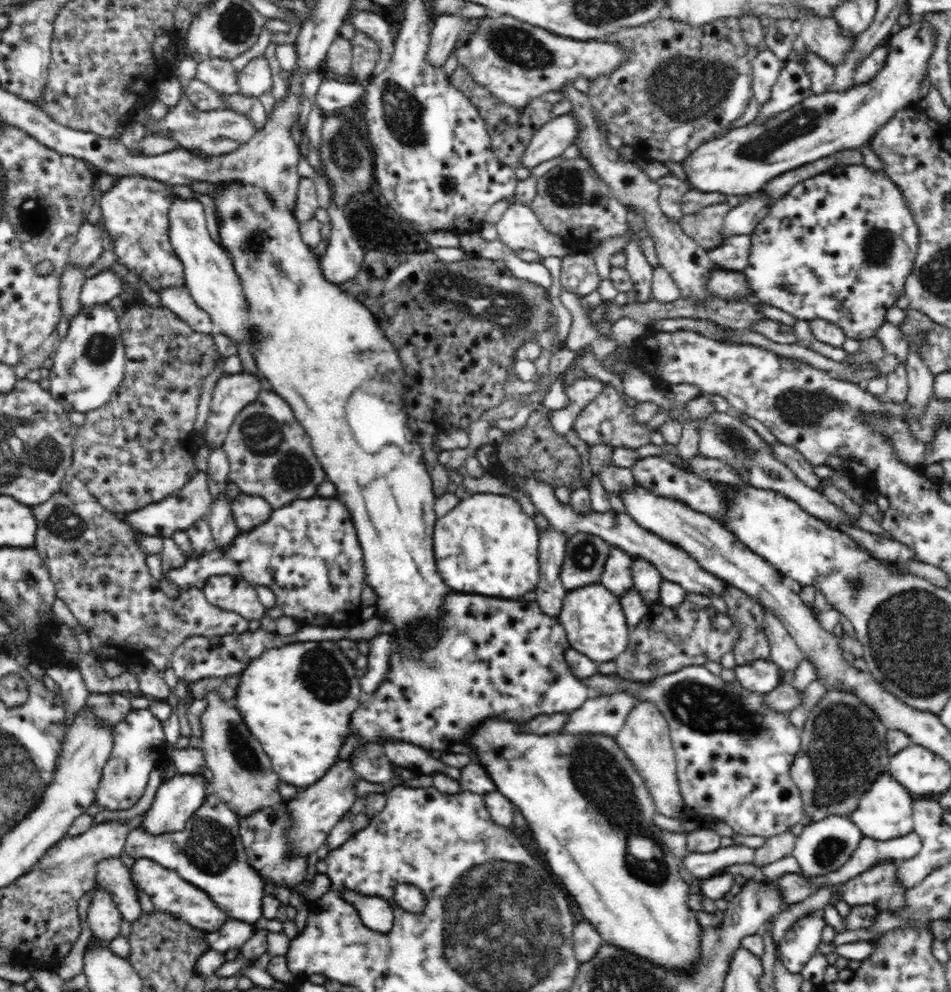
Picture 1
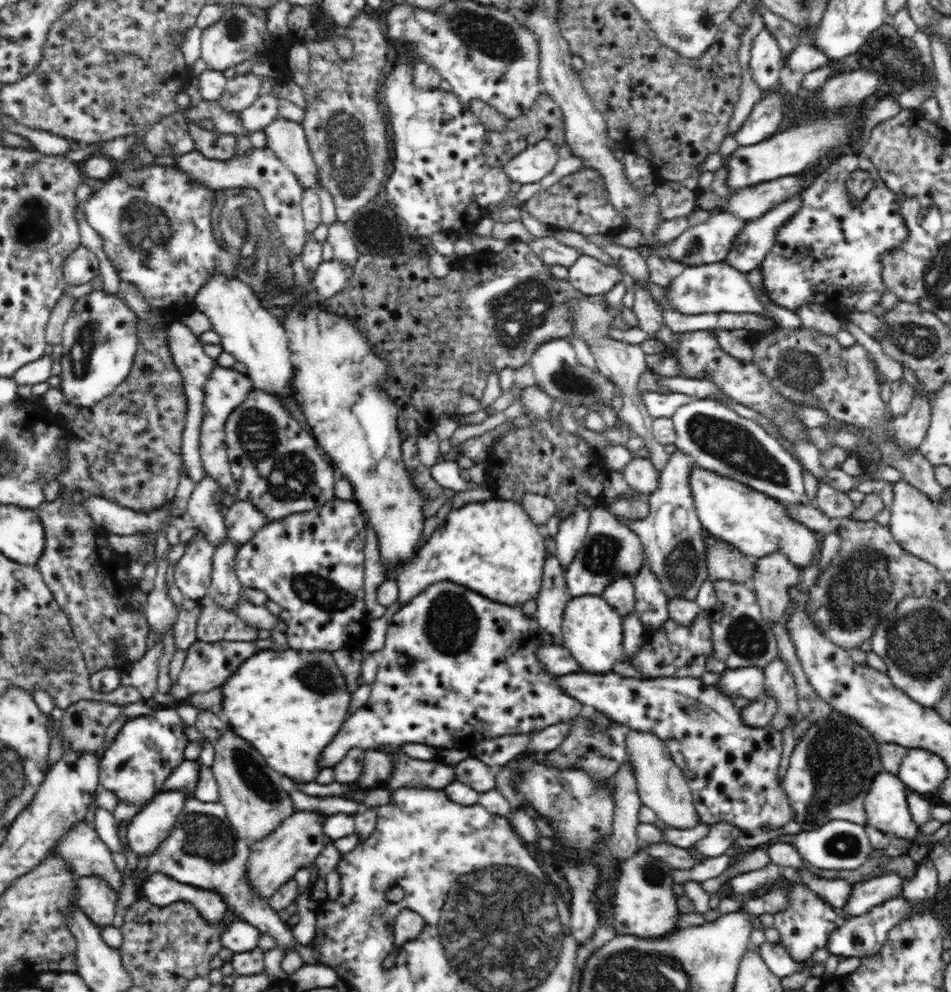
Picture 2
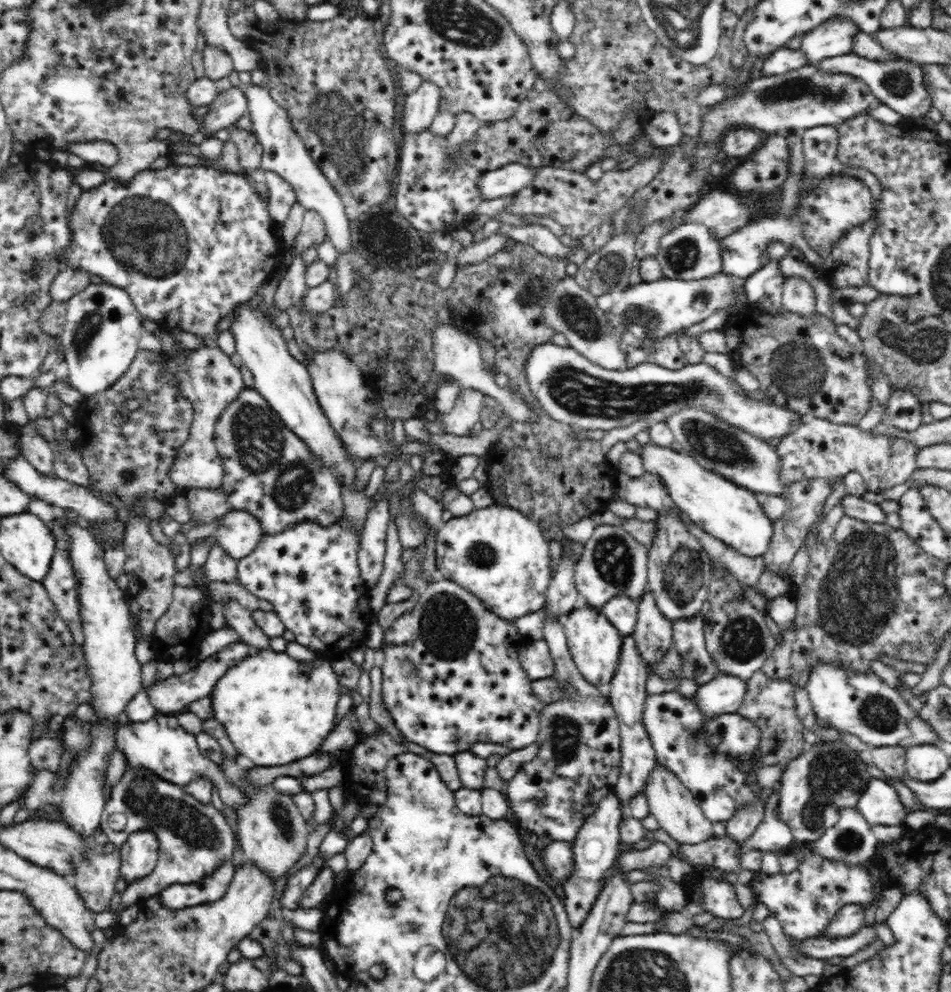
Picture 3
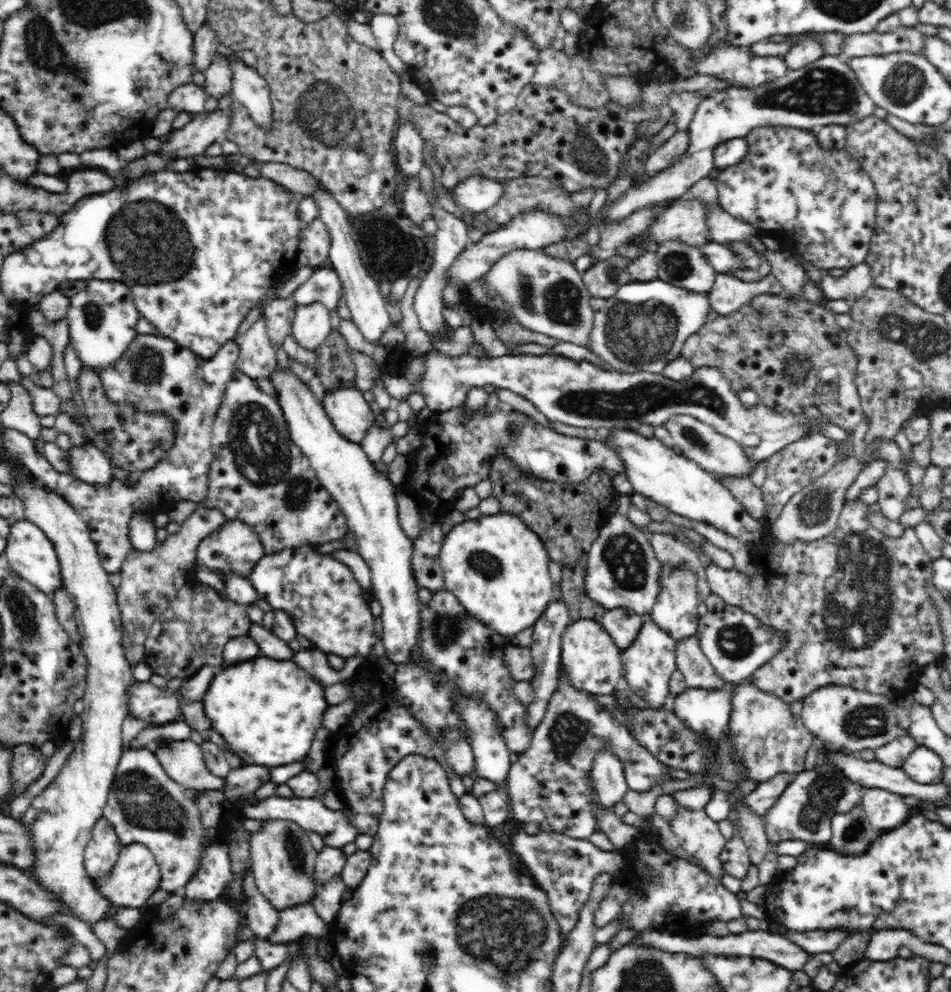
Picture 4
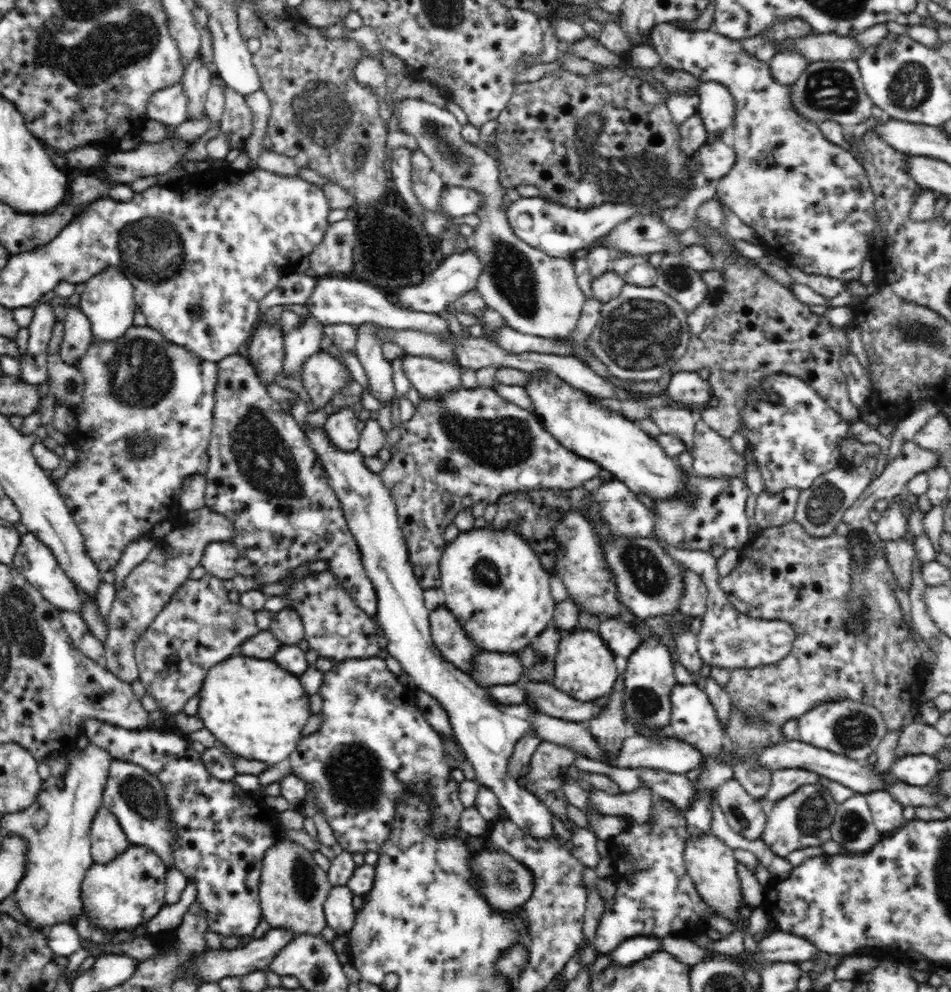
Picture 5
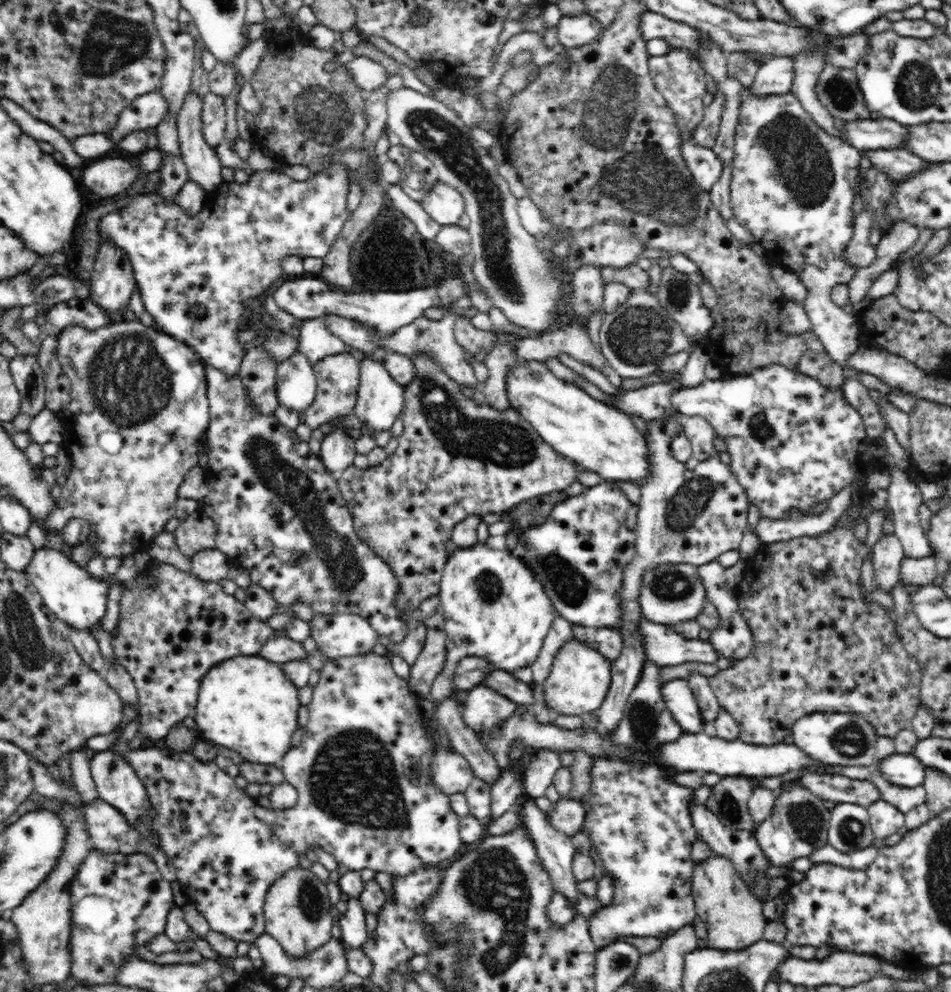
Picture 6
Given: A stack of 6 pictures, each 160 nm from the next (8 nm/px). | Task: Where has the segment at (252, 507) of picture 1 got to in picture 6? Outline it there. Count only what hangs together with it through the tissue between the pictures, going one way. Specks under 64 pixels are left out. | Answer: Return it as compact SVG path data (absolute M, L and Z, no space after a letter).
M206 549L189 558L190 572L204 582L225 582L232 564L218 549Z

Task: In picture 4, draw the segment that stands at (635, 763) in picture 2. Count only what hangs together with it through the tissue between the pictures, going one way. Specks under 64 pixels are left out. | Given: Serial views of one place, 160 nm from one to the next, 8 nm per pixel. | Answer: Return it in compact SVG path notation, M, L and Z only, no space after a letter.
M678 803L676 816L669 825L680 846L700 862L703 872L721 881L726 872L720 861L720 852L724 850L726 839L718 823L708 817L704 809L692 809Z

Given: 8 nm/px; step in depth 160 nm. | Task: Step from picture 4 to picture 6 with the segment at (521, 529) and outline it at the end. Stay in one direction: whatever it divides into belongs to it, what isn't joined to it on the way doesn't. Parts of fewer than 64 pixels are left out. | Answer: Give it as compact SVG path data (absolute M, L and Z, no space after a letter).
M479 543L466 548L456 548L449 556L442 570L438 597L440 608L445 616L446 664L432 684L428 707L438 708L442 699L447 699L453 690L453 677L457 665L467 657L484 659L496 669L512 673L520 668L534 664L540 655L544 638L557 616L552 601L535 578L532 570L522 561L521 555L508 549L492 549L486 543Z

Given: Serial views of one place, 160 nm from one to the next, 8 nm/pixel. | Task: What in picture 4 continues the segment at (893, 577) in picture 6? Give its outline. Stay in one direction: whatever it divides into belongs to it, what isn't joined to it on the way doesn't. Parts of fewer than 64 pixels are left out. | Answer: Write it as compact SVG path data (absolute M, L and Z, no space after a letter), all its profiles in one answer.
M892 464L875 486L881 513L890 520L899 522L900 516L907 510L904 500L908 498L912 486L908 473L904 475L900 466Z

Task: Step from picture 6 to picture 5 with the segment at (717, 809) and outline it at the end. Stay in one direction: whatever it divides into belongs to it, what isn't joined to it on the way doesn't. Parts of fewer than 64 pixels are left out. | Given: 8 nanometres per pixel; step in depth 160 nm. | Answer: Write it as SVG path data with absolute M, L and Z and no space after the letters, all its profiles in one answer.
M734 779L728 780L717 794L718 804L725 819L734 832L748 840L761 838L763 833L766 813L762 811L760 800L754 799Z

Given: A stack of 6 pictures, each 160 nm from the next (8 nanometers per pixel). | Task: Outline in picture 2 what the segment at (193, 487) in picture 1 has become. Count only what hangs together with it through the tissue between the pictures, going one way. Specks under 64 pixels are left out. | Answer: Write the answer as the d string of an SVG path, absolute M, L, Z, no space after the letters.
M88 494L86 496L86 509L95 519L97 526L102 527L108 534L128 534L152 532L156 535L158 530L168 522L167 506L155 507L154 510L134 511L111 500L95 497Z

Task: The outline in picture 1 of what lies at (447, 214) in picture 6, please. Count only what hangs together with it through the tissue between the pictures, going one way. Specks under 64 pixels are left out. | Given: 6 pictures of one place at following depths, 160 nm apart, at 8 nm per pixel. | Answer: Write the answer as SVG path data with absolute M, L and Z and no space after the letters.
M573 112L554 116L533 134L520 159L520 166L531 171L543 162L558 158L573 144L578 131L579 120Z

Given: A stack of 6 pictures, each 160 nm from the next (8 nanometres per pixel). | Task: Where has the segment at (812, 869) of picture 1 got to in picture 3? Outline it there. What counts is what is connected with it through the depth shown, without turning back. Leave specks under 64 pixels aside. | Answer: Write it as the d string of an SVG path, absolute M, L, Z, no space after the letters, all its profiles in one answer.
M846 809L840 813L838 822L808 845L816 855L858 866L873 856L878 841L872 833L872 825L860 811Z

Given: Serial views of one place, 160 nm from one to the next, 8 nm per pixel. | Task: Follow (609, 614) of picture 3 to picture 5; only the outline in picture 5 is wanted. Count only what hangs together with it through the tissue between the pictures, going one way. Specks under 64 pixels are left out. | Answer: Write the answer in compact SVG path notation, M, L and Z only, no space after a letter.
M602 618L597 631L615 657L628 659L642 644L642 632L621 618Z

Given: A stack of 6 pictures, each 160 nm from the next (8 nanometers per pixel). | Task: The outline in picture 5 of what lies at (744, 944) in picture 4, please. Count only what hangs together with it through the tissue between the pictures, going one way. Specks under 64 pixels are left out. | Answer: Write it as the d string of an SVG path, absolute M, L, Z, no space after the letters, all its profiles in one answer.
M634 936L623 940L610 954L610 965L630 967L646 955L660 951L660 939L654 936Z

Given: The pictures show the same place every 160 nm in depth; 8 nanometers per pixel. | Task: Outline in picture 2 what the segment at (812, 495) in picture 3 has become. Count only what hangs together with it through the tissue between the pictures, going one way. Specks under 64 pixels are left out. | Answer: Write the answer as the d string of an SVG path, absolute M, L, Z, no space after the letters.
M784 551L772 552L756 560L751 587L766 623L784 624L783 614L795 594L793 589L799 578L798 570L788 561Z

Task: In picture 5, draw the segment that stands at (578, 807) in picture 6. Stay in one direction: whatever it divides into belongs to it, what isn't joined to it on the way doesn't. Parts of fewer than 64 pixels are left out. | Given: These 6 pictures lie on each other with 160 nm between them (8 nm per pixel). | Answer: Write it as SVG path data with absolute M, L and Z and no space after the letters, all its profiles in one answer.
M640 786L630 793L610 795L602 790L588 793L589 804L596 814L626 816L638 823L645 823L651 813L653 792L647 786Z

